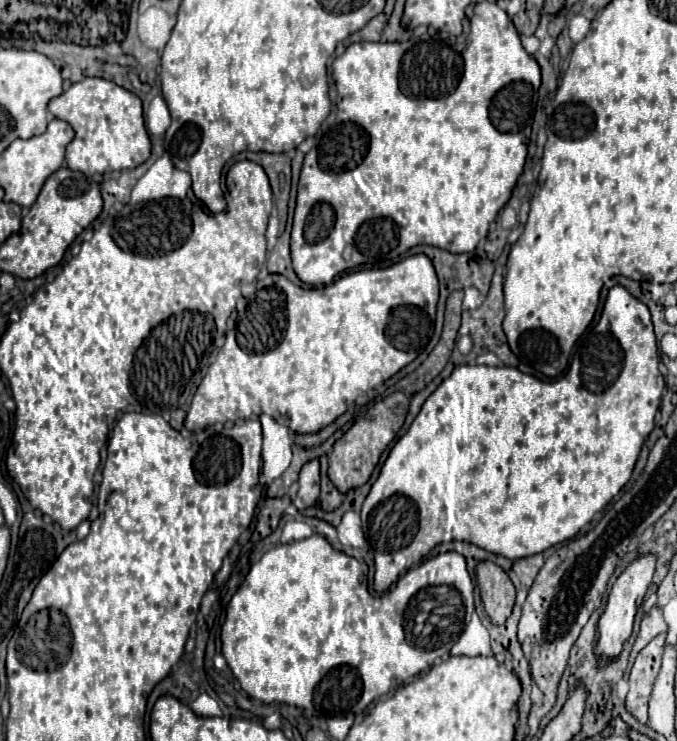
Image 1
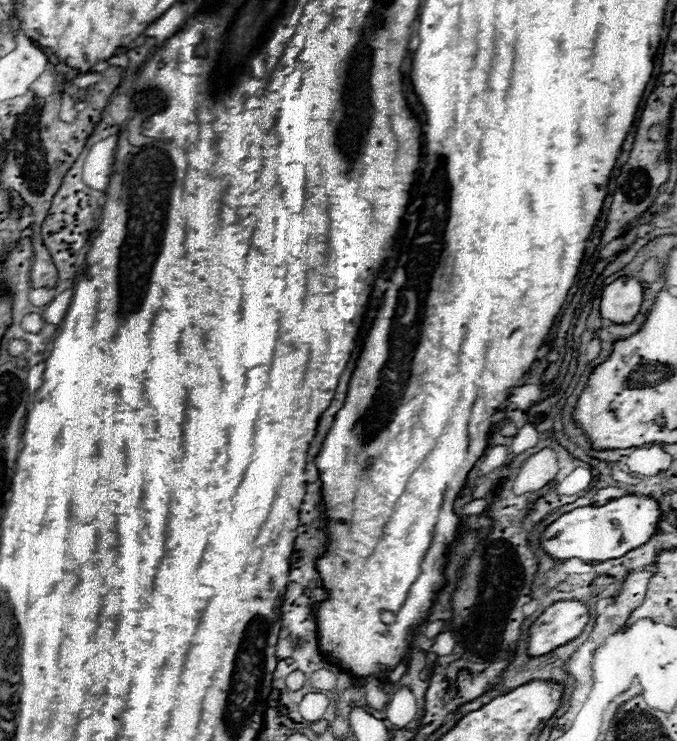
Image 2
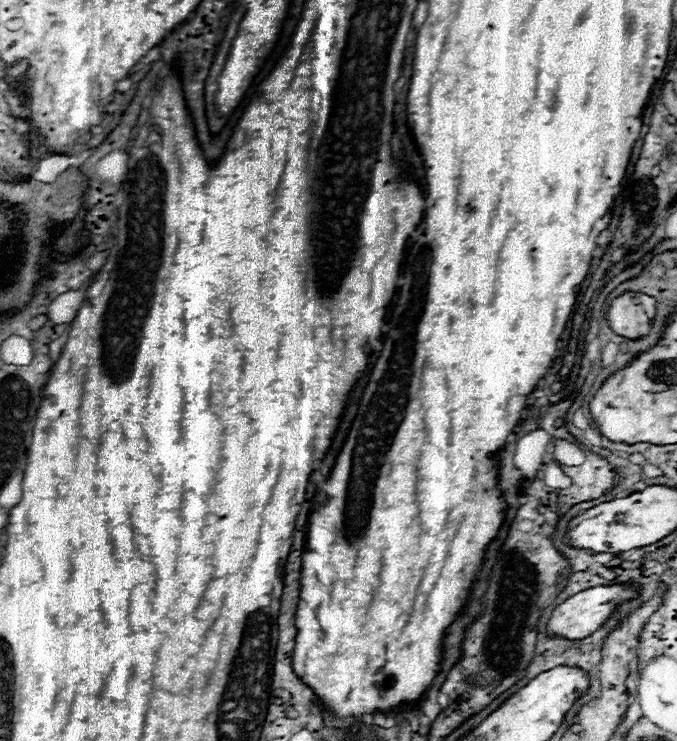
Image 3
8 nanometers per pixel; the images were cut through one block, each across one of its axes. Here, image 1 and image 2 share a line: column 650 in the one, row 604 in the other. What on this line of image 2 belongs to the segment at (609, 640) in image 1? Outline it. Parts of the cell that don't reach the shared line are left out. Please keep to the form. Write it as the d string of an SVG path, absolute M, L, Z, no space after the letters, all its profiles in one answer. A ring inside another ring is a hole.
M556 602L552 604L530 628L528 648L530 656L542 656L554 648L574 640L590 620L588 608L580 602Z

